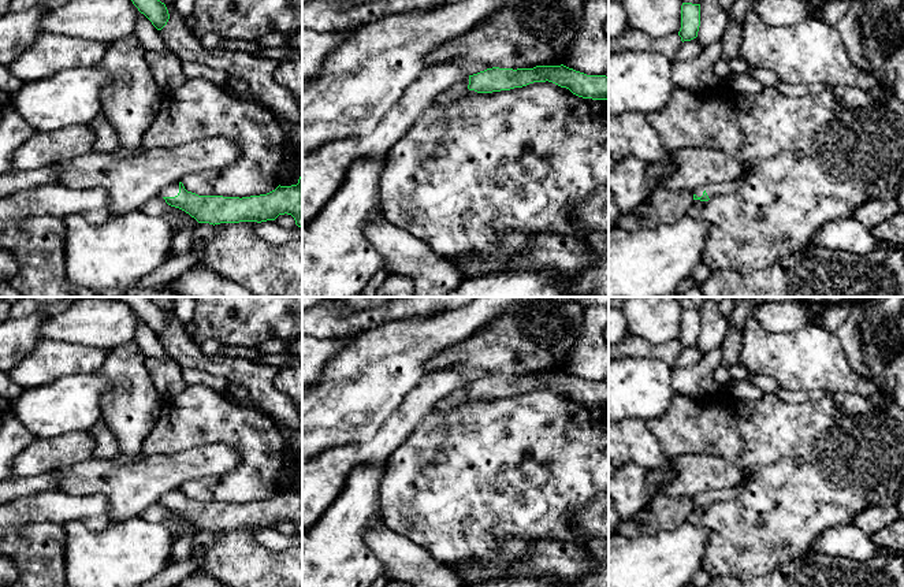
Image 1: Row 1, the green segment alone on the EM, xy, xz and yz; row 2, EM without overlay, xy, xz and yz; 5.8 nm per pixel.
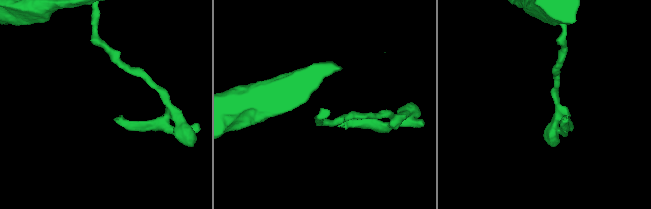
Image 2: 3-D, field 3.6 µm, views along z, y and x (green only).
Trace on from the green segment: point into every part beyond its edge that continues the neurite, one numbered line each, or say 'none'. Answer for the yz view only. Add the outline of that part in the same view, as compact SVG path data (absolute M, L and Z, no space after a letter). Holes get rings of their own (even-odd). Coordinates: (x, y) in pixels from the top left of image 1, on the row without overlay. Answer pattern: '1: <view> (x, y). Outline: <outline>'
none

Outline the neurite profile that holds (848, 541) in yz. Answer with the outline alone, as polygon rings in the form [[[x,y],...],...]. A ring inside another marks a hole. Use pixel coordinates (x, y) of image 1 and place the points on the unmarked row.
[[[853,523],[837,525],[822,532],[810,551],[855,561],[868,561],[877,556],[878,545]]]

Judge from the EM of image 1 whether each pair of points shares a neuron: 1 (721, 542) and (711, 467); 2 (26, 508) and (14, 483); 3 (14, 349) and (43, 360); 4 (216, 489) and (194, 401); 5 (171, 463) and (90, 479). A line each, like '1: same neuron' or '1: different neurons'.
1: different neurons
2: different neurons
3: different neurons
4: same neuron
5: same neuron

